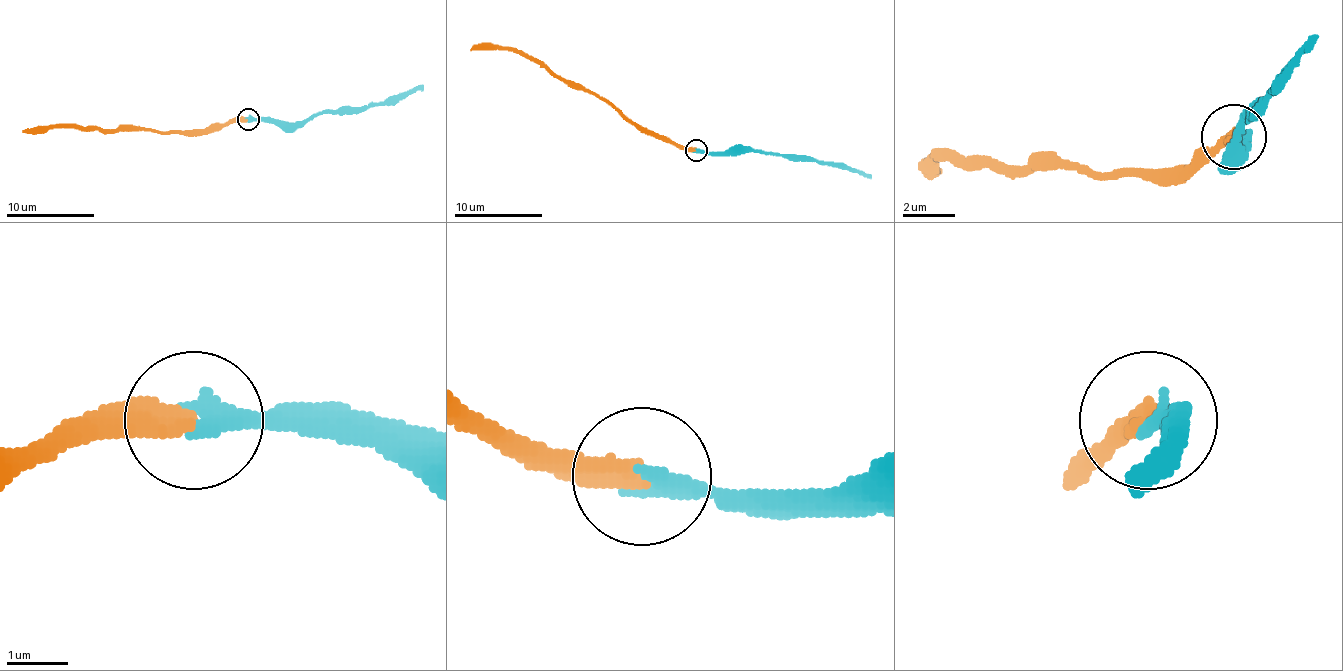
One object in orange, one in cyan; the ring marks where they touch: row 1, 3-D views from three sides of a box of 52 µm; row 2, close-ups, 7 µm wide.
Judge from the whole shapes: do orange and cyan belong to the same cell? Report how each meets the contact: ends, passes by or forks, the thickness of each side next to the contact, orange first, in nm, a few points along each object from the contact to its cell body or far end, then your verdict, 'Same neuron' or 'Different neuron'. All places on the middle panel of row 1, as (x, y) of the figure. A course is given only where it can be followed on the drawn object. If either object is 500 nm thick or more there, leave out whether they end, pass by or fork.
At the ring orange ends. At the ring cyan ends. Thickness 360 nm (orange) against 320 nm. Course of orange: (695, 149), (680, 149), (638, 129), (587, 90), (556, 78), (538, 63), (512, 50), (470, 50). Course of cyan: (695, 149), (724, 154), (753, 151), (810, 156), (824, 162), (841, 162), (870, 178). Same neuron

